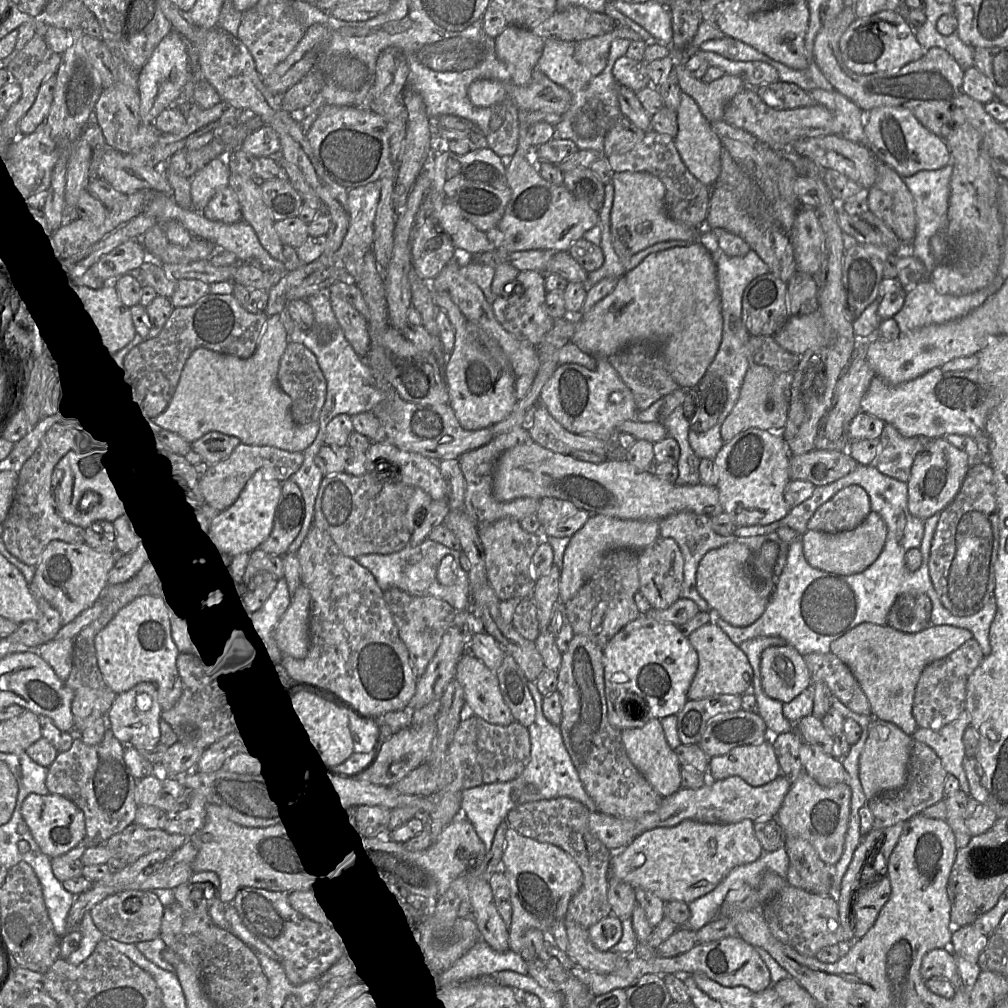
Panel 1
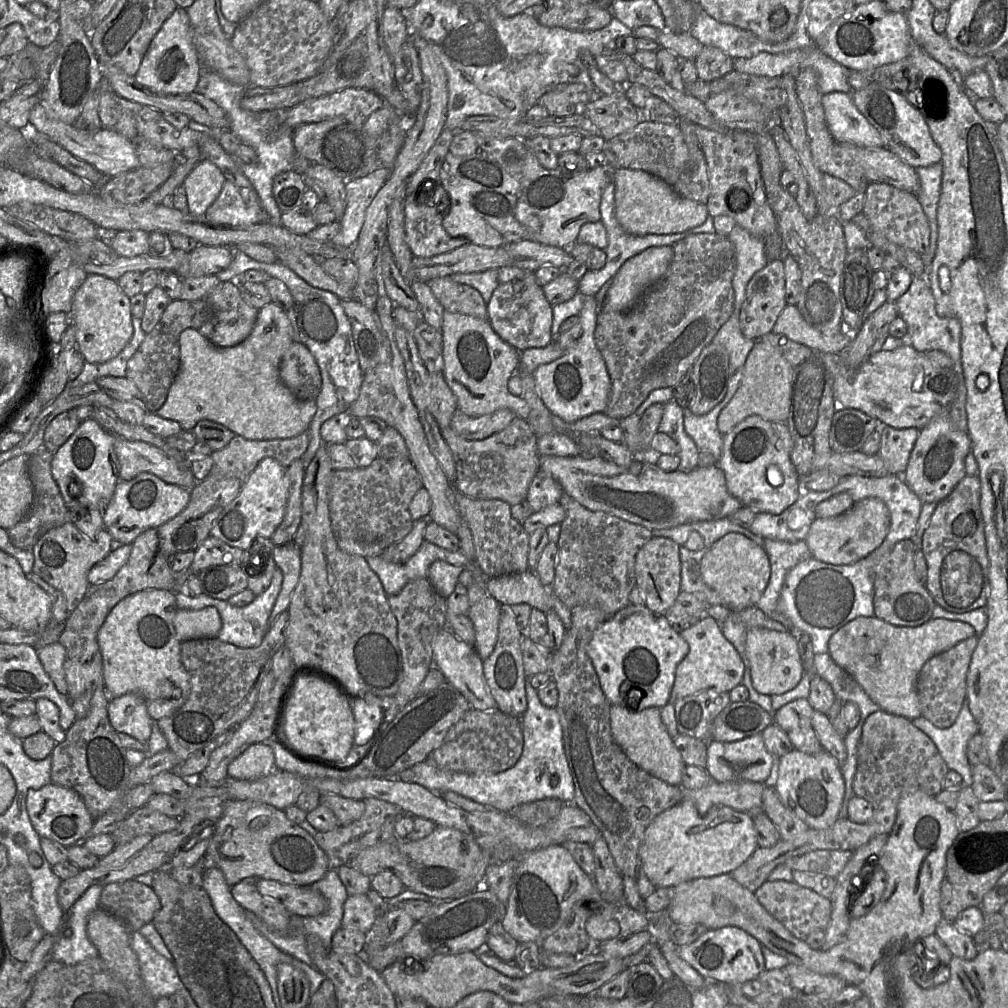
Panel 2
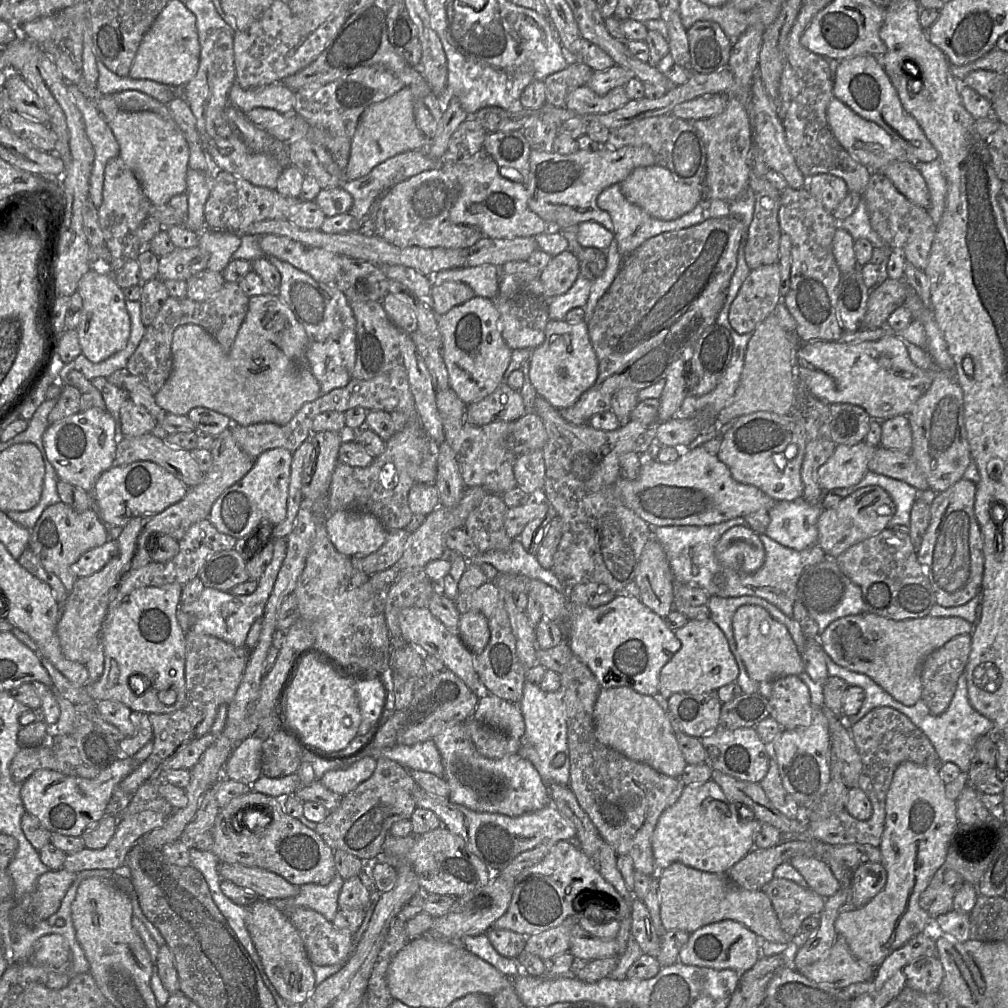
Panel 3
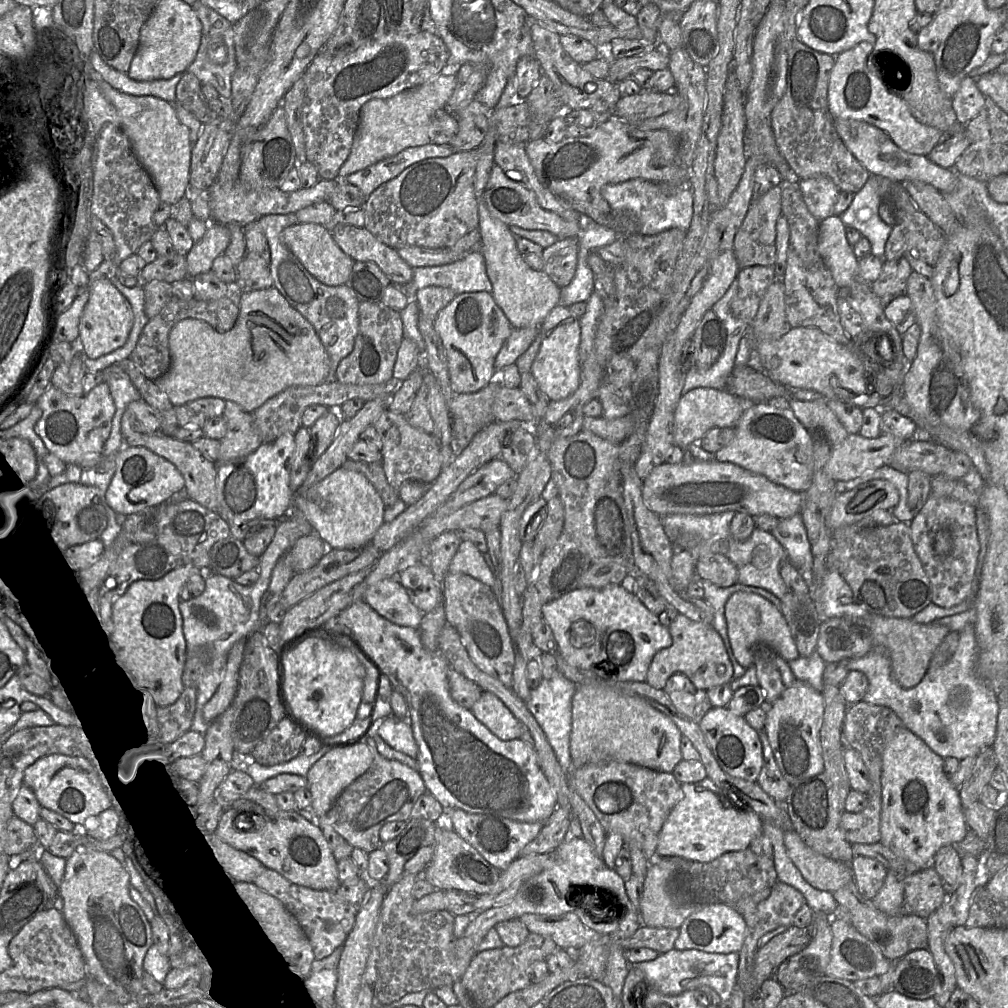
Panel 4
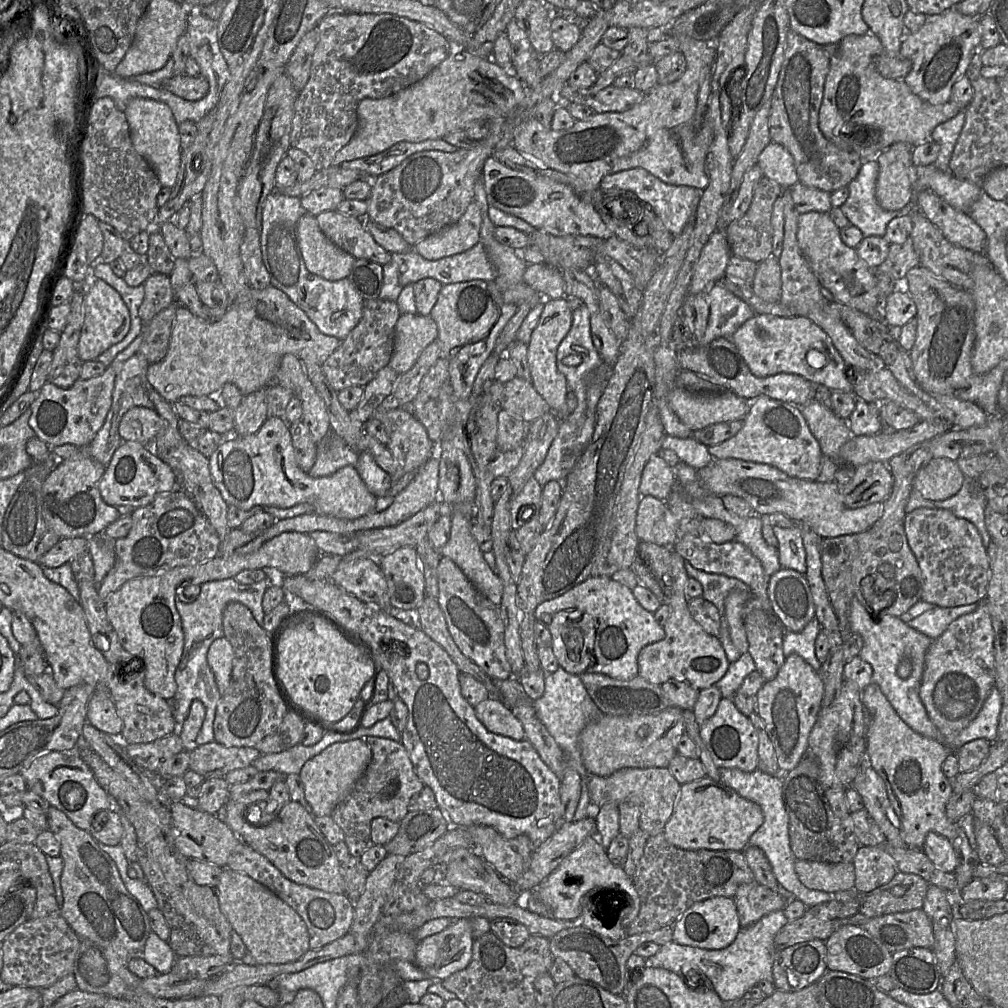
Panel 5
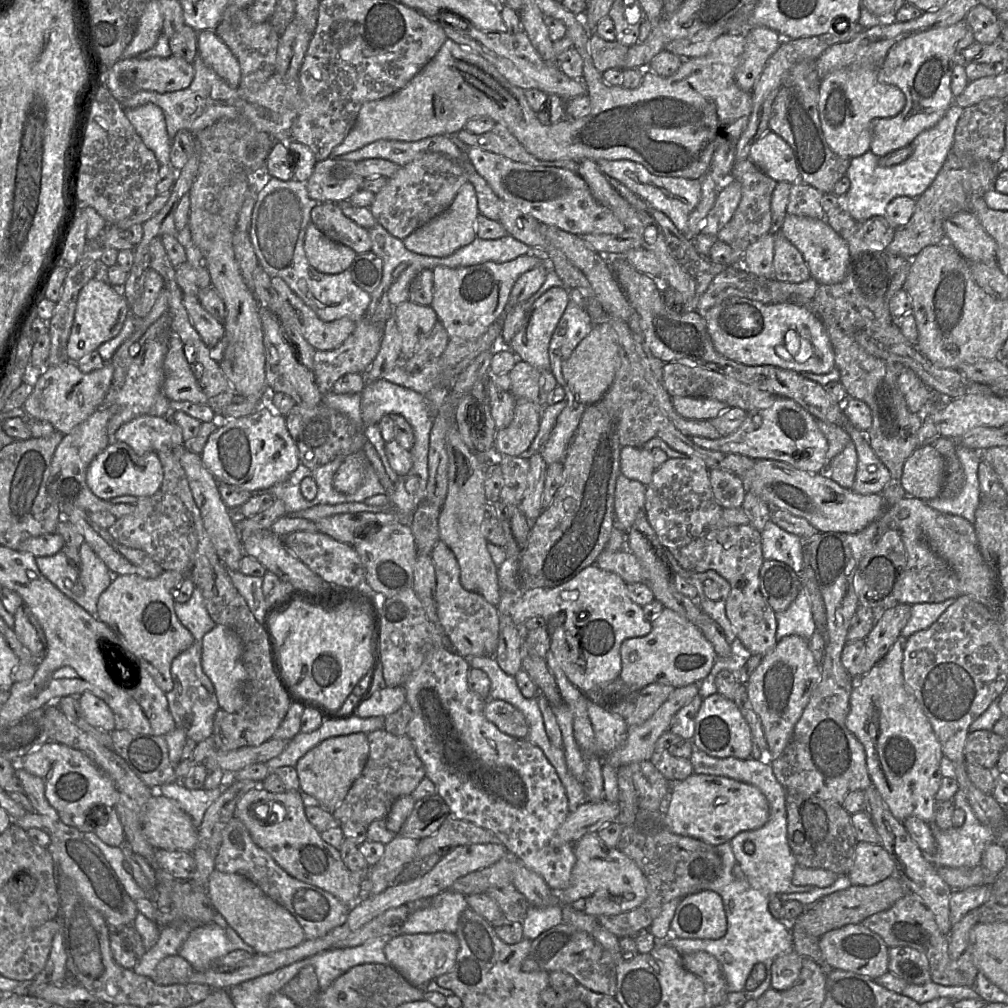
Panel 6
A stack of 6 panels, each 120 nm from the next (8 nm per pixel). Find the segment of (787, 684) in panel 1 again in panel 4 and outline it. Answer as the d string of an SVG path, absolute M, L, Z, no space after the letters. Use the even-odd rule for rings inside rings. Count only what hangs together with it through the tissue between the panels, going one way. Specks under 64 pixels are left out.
M745 591L734 592L725 604L725 618L732 651L745 669L754 664L753 646L756 643L768 645L786 661L800 656L790 627L780 609L763 596Z

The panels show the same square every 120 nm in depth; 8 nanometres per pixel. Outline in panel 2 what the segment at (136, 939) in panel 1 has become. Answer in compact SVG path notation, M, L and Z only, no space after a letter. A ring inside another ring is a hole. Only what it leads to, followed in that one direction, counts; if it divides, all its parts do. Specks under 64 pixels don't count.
M136 880L104 886L99 900L99 908L122 921L130 932L152 923L160 907L160 899L152 887Z

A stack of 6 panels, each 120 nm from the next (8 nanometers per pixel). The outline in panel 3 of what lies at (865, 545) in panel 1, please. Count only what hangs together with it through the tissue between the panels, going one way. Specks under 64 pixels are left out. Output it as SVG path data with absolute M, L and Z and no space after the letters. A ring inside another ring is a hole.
M866 486L840 500L837 506L823 509L817 522L817 544L826 556L835 559L849 547L879 534L887 528L895 512L890 495L879 486Z

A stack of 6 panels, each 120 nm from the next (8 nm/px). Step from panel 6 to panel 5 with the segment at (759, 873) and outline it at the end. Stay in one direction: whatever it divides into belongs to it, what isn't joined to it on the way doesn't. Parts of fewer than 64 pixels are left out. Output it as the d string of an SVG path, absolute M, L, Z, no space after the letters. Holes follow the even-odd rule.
M719 768L721 782L735 790L740 796L755 802L760 806L764 816L764 822L751 835L748 845L757 846L765 853L777 882L795 899L803 902L806 907L815 906L831 900L831 893L812 890L804 886L795 872L796 857L790 847L789 816L785 809L782 797L783 773L773 776L759 769L746 772L738 768ZM782 910L771 912L751 926L741 927L735 940L728 947L721 950L706 950L680 945L672 940L661 946L655 955L645 959L645 964L647 967L663 968L679 975L684 974L687 978L694 976L694 971L699 972L710 980L713 990L727 1005L727 1003L743 998L753 986L758 986L760 981L773 981L772 968L778 953L774 944L774 938L778 931L787 923L788 920Z

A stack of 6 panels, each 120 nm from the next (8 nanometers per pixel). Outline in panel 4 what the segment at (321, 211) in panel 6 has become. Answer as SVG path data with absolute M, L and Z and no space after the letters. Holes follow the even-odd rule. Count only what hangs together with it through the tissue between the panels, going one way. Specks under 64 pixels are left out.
M337 225L330 230L339 248L354 261L374 262L392 284L403 288L413 277L413 268L397 253L378 240L365 227Z

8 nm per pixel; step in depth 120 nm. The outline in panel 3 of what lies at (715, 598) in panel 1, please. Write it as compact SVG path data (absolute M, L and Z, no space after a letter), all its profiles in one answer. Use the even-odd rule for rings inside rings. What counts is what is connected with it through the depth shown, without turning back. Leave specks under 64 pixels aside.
M737 525L723 533L715 556L725 569L753 573L765 561L765 549L758 534L748 525Z

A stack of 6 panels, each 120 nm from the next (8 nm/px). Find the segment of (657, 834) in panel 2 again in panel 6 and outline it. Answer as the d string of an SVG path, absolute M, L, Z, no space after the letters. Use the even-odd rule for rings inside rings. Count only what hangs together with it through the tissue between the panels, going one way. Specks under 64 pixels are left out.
M692 774L672 782L665 821L675 834L717 846L742 831L761 828L769 819L769 803L759 788L725 776Z

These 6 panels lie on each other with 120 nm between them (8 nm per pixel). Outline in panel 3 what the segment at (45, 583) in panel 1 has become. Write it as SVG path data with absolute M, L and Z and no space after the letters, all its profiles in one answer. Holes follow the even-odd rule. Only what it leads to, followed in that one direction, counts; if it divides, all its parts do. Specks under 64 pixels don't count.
M62 501L48 506L30 531L29 548L39 558L42 566L60 578L68 594L77 580L71 566L87 551L108 542L108 530L95 508L76 512Z

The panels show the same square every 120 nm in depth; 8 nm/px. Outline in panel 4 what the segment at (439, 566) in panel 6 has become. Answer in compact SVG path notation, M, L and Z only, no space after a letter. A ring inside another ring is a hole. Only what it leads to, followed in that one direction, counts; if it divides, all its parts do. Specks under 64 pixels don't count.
M448 571L443 580L443 606L446 621L459 633L475 665L506 687L512 688L515 648L493 589L470 575Z

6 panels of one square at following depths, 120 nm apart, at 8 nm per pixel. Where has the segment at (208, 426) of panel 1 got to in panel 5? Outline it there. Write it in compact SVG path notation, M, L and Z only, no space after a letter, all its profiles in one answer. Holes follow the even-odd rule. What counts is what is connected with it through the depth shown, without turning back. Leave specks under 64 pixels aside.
M269 285L264 289L252 289L250 287L250 292L247 294L247 299L243 302L230 305L225 315L219 320L202 320L195 315L193 315L185 306L179 304L176 309L176 316L173 322L171 336L169 341L168 352L165 358L155 364L151 364L147 370L147 380L149 384L168 402L174 403L179 402L180 398L183 396L215 396L223 388L226 383L234 384L238 387L240 392L244 395L251 394L262 388L274 384L274 378L279 367L280 361L285 354L294 354L300 359L305 361L317 362L322 365L322 363L341 345L341 340L328 336L319 331L317 326L308 318L306 313L301 310L295 303L293 303L290 298L278 288Z

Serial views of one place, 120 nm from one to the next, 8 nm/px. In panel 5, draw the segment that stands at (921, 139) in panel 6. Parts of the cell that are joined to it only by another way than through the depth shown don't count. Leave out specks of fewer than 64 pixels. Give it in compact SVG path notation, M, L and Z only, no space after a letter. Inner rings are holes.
M961 110L953 118L934 128L932 141L940 146L939 155L933 164L936 168L943 171L948 170L948 164L964 122L965 110ZM877 160L863 162L857 176L849 183L849 195L840 207L863 237L884 236L889 221L900 213L886 211L878 204L875 197L878 173Z

